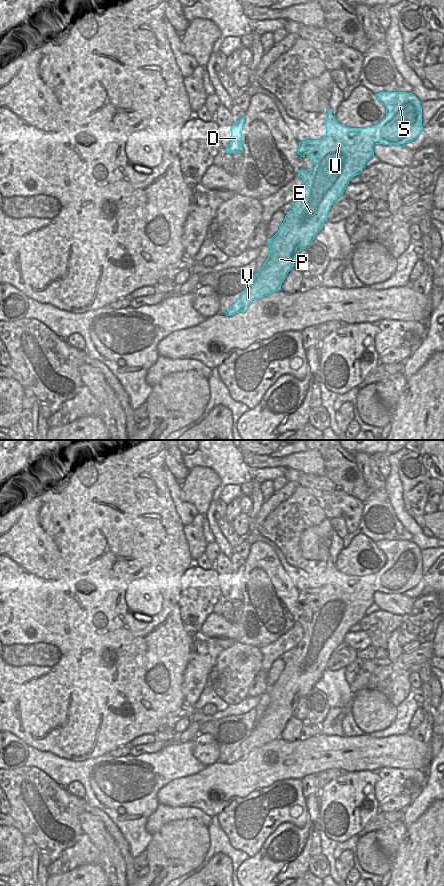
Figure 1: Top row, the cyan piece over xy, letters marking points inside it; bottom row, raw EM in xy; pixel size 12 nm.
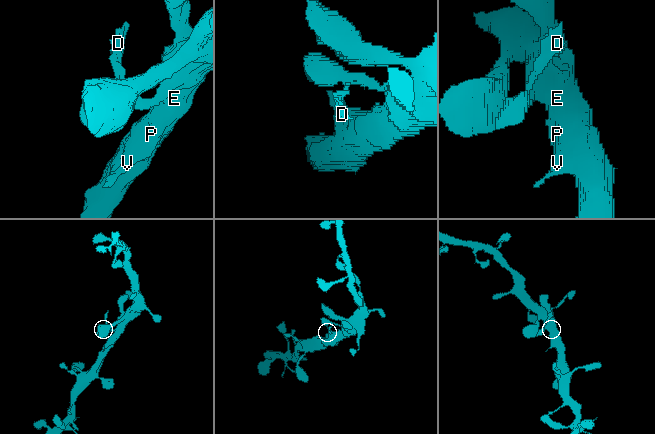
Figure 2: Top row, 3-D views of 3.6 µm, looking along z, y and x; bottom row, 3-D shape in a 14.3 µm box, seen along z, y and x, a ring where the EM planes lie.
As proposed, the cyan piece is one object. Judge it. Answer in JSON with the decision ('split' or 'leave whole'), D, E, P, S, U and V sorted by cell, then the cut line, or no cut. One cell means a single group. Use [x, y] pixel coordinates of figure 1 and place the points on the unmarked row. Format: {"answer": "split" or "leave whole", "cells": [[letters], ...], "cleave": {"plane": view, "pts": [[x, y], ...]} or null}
{"answer": "leave whole", "cells": [["D", "E", "P", "S", "U", "V"]], "cleave": null}

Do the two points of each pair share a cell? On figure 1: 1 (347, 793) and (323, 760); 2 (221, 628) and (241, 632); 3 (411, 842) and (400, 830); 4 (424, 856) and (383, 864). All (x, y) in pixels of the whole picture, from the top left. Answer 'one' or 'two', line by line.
1: two
2: one
3: two
4: two

